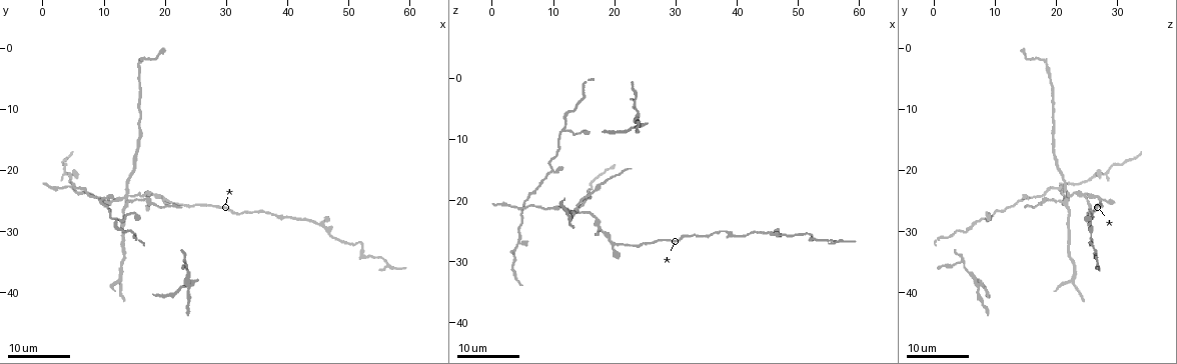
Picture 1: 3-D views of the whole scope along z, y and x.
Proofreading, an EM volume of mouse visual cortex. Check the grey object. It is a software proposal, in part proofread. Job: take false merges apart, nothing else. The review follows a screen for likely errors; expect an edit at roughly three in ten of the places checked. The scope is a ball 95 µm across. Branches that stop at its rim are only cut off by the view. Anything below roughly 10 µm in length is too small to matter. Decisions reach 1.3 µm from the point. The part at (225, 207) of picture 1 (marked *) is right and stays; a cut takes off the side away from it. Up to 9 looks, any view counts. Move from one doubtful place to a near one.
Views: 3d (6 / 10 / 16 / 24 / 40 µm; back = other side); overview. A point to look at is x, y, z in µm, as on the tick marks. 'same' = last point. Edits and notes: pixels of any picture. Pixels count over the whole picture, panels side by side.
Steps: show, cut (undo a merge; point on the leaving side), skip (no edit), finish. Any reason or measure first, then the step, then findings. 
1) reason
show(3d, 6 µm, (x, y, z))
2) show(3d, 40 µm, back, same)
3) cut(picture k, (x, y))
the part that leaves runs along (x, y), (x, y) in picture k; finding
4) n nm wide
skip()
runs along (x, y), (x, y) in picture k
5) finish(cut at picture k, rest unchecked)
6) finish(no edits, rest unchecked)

sudden change in width
show(3d, 16 µm, (45.5, 29.0, 25.0))

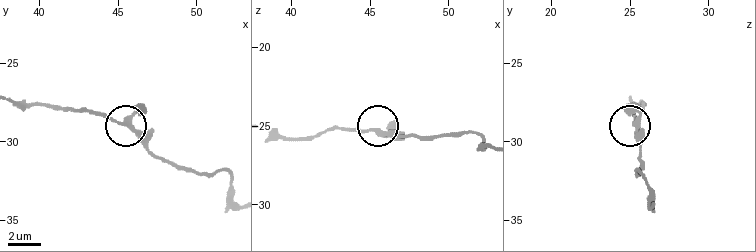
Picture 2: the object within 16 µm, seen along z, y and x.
closer look
show(3d, 10 µm, (45.3, 28.9, 25.5))

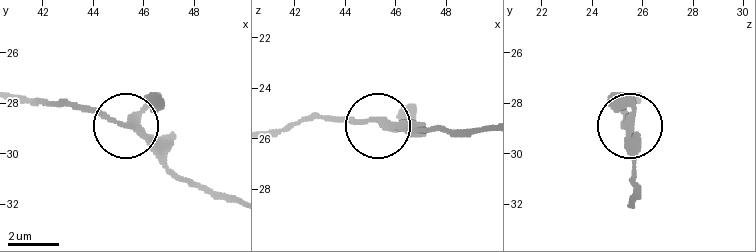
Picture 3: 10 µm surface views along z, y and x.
skip()
runs along (19, 96), (103, 111), (129, 126), (178, 176) in picture 3; one cell here

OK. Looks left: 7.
calibre changes
show(3d, 16 µm, (52.5, 32.0, 25.5))

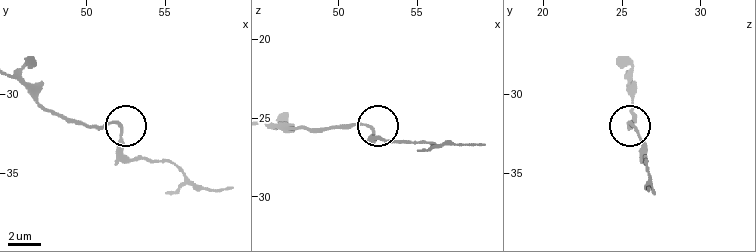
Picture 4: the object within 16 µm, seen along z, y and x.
show(3d, 10 µm, (52.1, 32.1, 25.8))

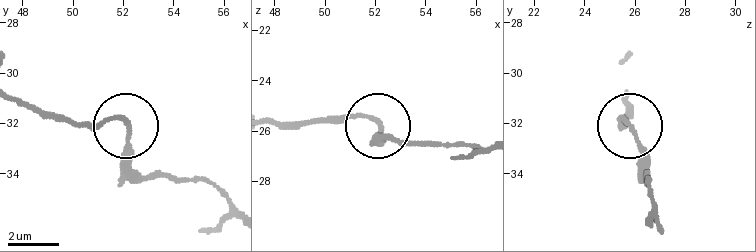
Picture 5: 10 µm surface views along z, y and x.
skip()
runs along (16, 97), (80, 123), (119, 119), (125, 129), (125, 179) in picture 5; one cell here

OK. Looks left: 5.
looks like a crossing
show(3d, 16 µm, (14.0, 25.0, 22.0))

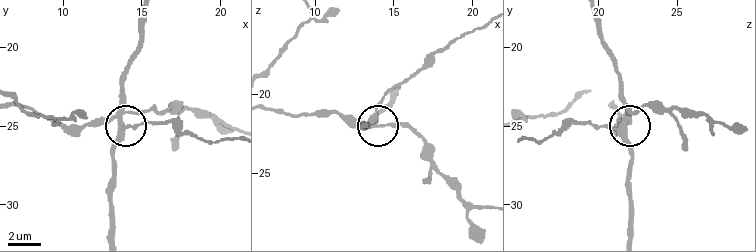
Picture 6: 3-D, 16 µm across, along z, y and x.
show(3d, 6 µm, (13.6, 24.7, 21.7))

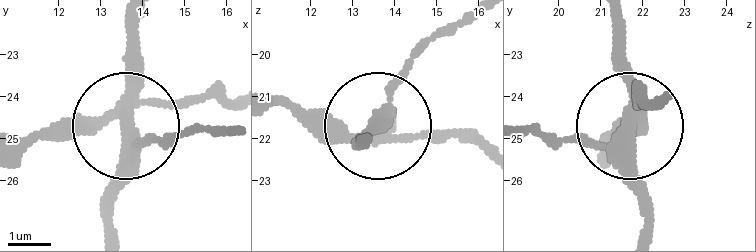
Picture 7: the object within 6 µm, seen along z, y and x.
5 arms
cut(picture 7, (148, 144))
two cells meet here

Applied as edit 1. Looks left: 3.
show(overview)

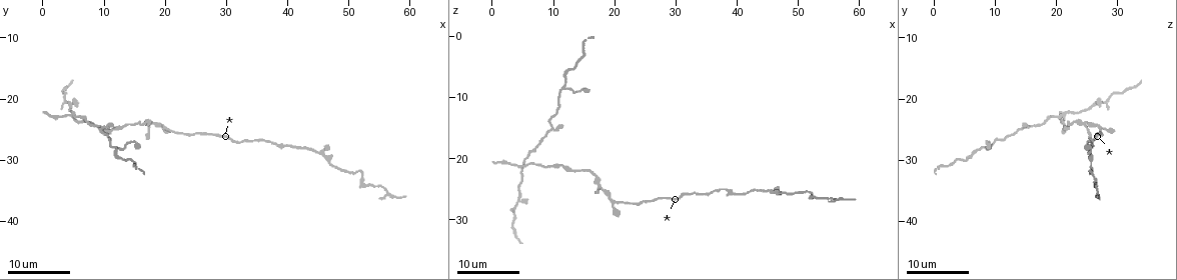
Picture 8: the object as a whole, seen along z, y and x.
four-way junction
show(3d, 24 µm, (5.5, 23.0, 21.0))

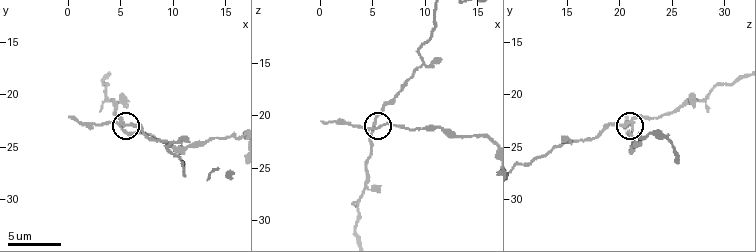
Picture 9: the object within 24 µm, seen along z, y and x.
show(3d, 10 µm, (4.8, 22.6, 21.2))

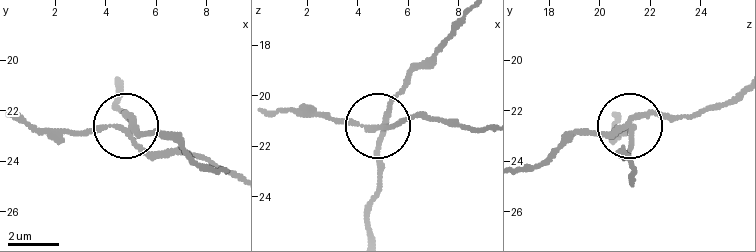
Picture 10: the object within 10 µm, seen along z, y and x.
4 arms
cut(picture 10, (384, 167))
the part that leaves runs along (382, 125), (408, 75), (460, 17) in picture 10; two cells meet here

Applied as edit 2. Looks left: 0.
finish(cut at picture 7, cut at picture 10, rest unchecked)

